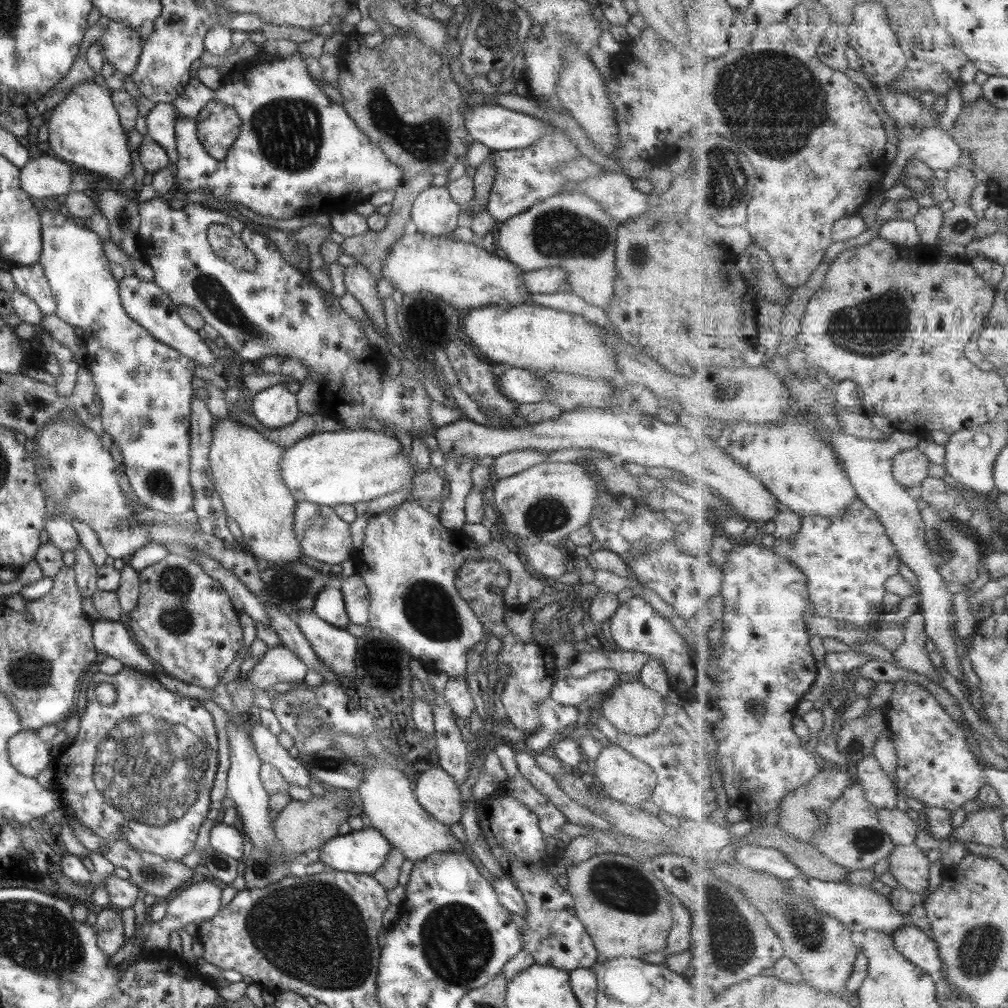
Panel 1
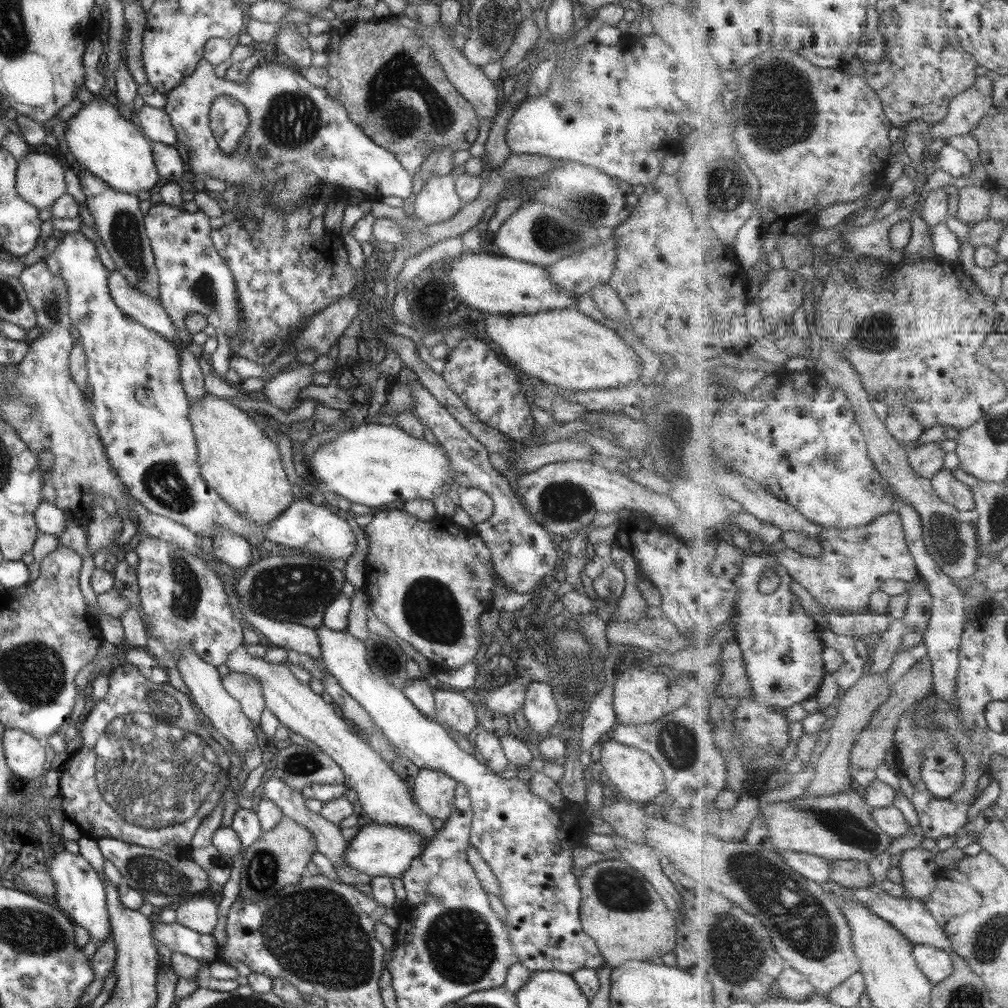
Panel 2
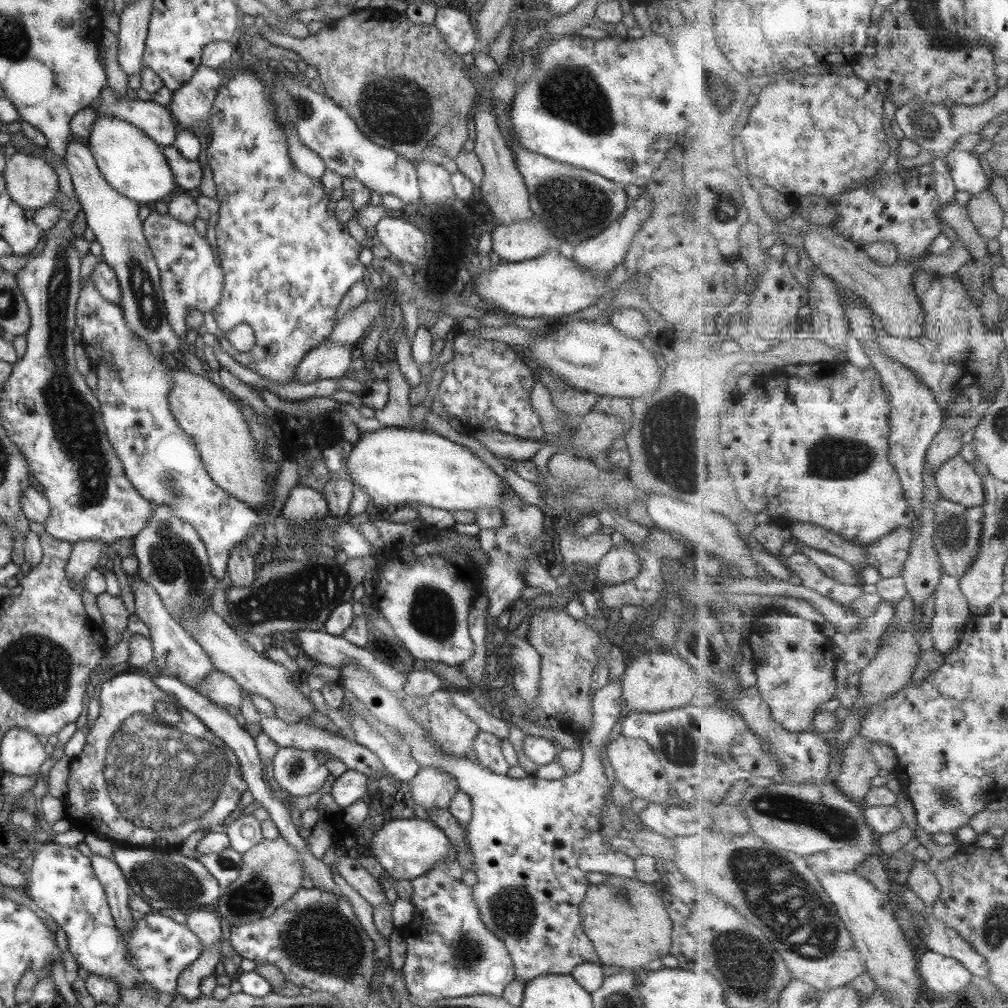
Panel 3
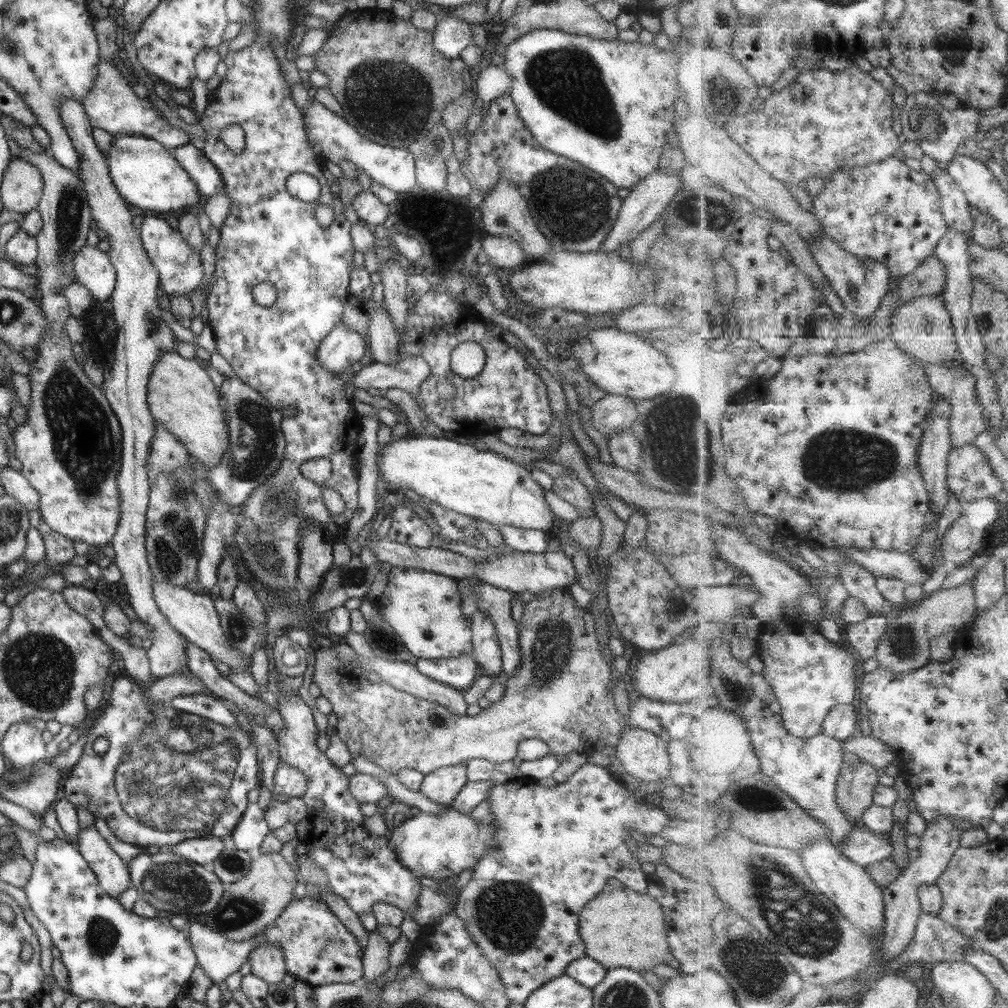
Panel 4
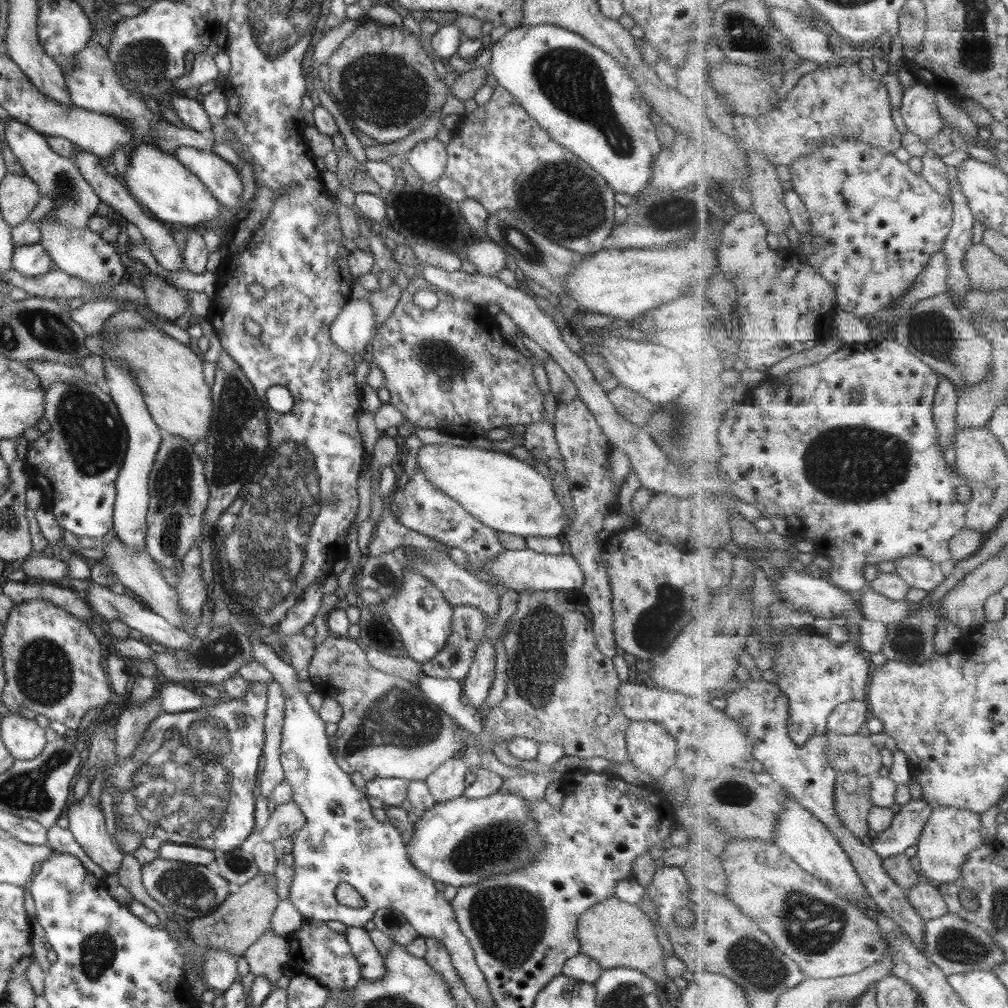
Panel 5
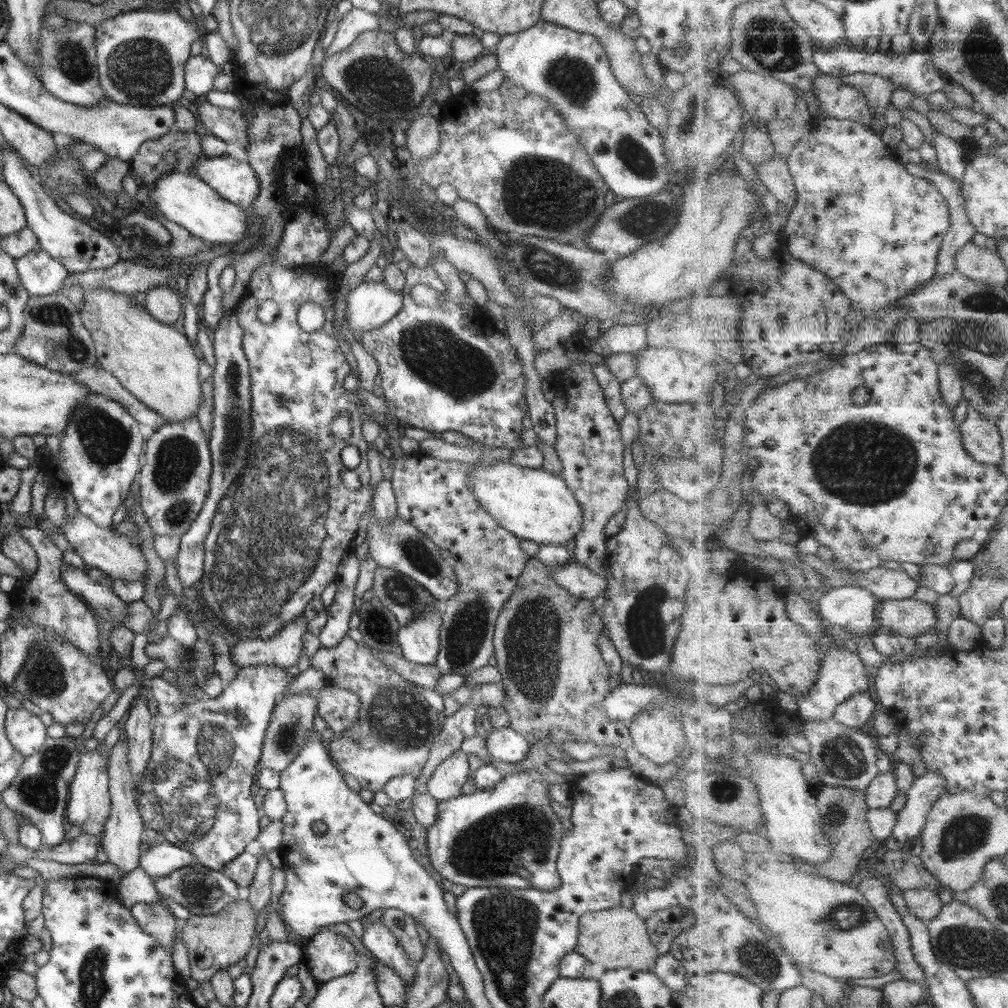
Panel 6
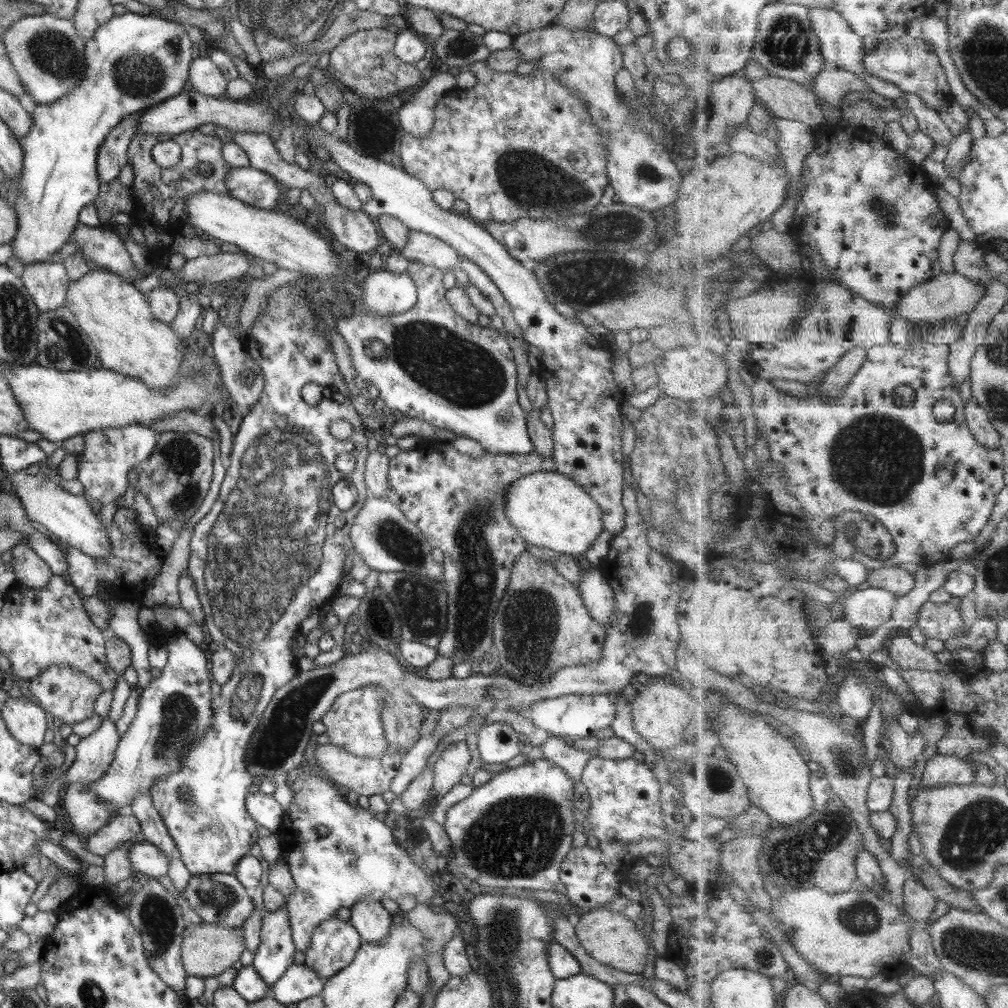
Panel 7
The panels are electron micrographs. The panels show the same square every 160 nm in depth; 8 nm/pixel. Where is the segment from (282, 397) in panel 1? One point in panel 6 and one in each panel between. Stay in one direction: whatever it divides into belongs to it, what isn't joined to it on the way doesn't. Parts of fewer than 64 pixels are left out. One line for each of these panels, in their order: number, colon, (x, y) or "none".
2: (281, 391)
3: (327, 360)
4: (340, 348)
5: (350, 330)
6: (369, 305)

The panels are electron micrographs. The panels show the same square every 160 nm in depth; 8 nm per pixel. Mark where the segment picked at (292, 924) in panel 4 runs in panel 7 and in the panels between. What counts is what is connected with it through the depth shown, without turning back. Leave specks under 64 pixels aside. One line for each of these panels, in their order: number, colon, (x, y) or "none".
5: (323, 955)
6: (328, 955)
7: (334, 943)

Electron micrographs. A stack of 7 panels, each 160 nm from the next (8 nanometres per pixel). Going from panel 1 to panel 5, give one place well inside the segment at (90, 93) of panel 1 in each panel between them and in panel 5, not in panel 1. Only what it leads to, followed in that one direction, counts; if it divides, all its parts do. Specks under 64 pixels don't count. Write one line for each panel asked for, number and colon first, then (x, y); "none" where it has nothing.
2: (102, 140)
3: (133, 165)
4: (145, 174)
5: (158, 181)

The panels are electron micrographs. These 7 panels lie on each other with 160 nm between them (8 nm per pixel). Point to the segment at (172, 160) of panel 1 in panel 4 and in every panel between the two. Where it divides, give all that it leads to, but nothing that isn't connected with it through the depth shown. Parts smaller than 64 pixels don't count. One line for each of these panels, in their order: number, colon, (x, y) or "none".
2: (155, 125)
3: (154, 120)
4: (111, 105)

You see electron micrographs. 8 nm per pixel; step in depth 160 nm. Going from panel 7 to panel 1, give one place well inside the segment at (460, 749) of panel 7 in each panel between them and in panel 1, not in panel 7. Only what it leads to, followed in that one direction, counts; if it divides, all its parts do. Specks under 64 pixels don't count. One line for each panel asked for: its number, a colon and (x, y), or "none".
1: (436, 792)
2: (433, 792)
3: (430, 787)
4: (440, 786)
5: (446, 782)
6: (445, 782)

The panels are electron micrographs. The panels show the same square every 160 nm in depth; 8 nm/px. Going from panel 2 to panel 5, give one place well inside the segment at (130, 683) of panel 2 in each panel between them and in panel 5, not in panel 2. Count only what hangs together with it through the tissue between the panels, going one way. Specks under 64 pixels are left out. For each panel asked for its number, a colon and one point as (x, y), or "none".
3: (154, 773)
4: (166, 776)
5: (188, 780)

